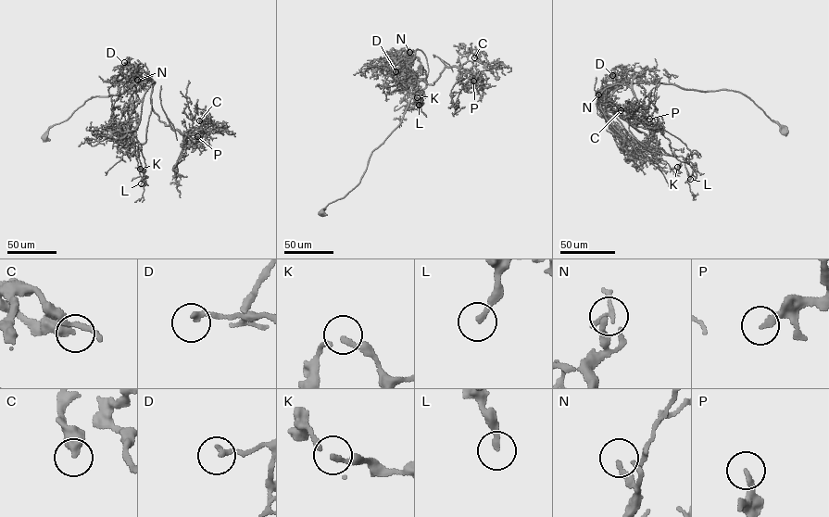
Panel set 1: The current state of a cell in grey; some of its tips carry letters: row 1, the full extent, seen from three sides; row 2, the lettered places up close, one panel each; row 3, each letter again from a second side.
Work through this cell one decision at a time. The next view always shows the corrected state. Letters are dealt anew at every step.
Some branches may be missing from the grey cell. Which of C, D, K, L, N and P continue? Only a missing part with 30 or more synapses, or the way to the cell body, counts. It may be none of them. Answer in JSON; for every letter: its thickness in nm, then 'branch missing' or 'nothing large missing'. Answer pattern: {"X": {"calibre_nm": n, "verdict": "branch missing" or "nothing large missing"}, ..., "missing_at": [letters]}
{"C": {"calibre_nm": 440, "verdict": "nothing large missing"}, "D": {"calibre_nm": 180, "verdict": "nothing large missing"}, "K": {"calibre_nm": 160, "verdict": "nothing large missing"}, "L": {"calibre_nm": 200, "verdict": "nothing large missing"}, "N": {"calibre_nm": 150, "verdict": "nothing large missing"}, "P": {"calibre_nm": 190, "verdict": "nothing large missing"}, "missing_at": []}

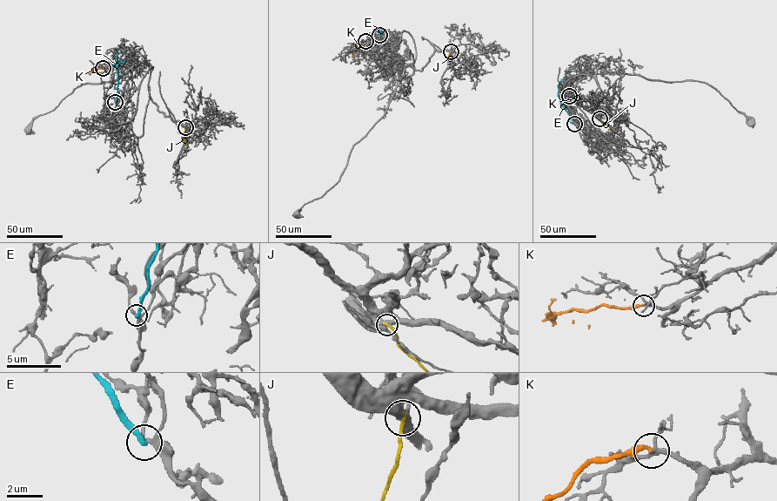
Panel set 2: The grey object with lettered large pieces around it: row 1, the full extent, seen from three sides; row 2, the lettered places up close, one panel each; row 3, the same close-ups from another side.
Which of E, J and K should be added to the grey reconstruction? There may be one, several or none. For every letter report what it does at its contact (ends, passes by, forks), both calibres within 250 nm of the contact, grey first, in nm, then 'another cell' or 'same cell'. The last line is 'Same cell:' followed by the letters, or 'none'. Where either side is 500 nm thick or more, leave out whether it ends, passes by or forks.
E: it ends; calibres 200 and 320 nm; another cell
J: it ends; calibres 400 and 200 nm; another cell
K: it ends; calibres 190 and 240 nm; same cell
Same cell: K

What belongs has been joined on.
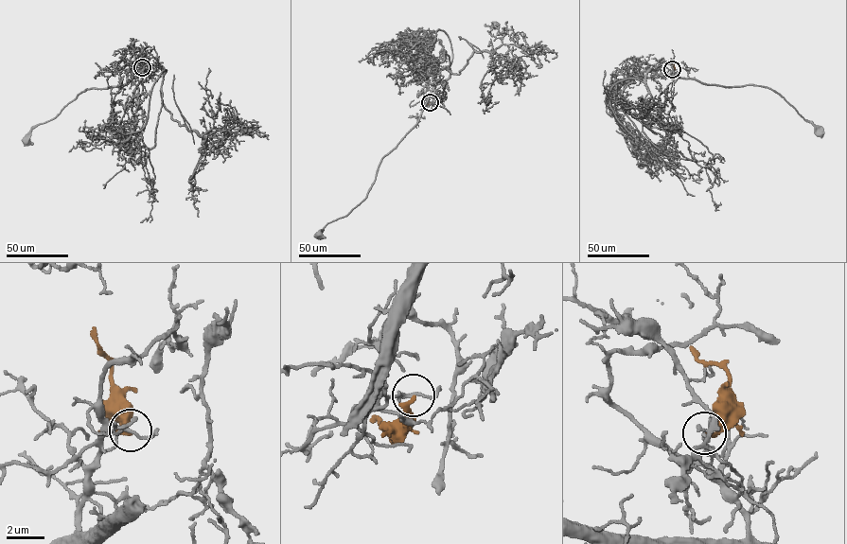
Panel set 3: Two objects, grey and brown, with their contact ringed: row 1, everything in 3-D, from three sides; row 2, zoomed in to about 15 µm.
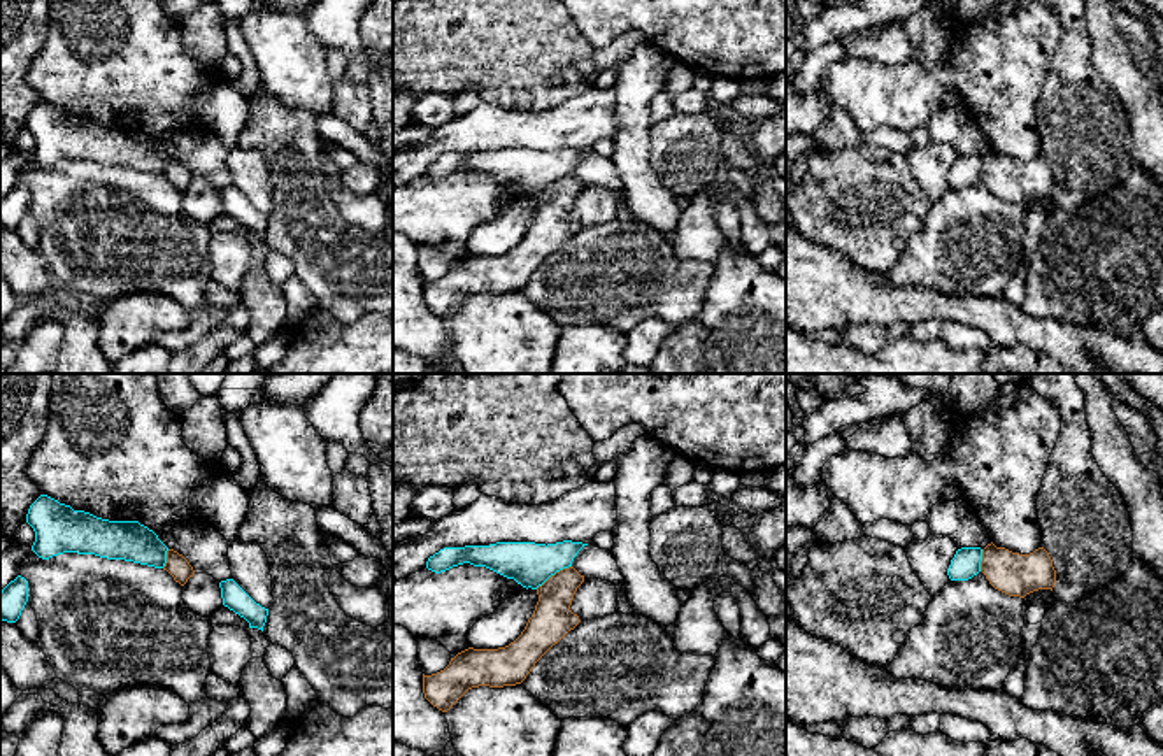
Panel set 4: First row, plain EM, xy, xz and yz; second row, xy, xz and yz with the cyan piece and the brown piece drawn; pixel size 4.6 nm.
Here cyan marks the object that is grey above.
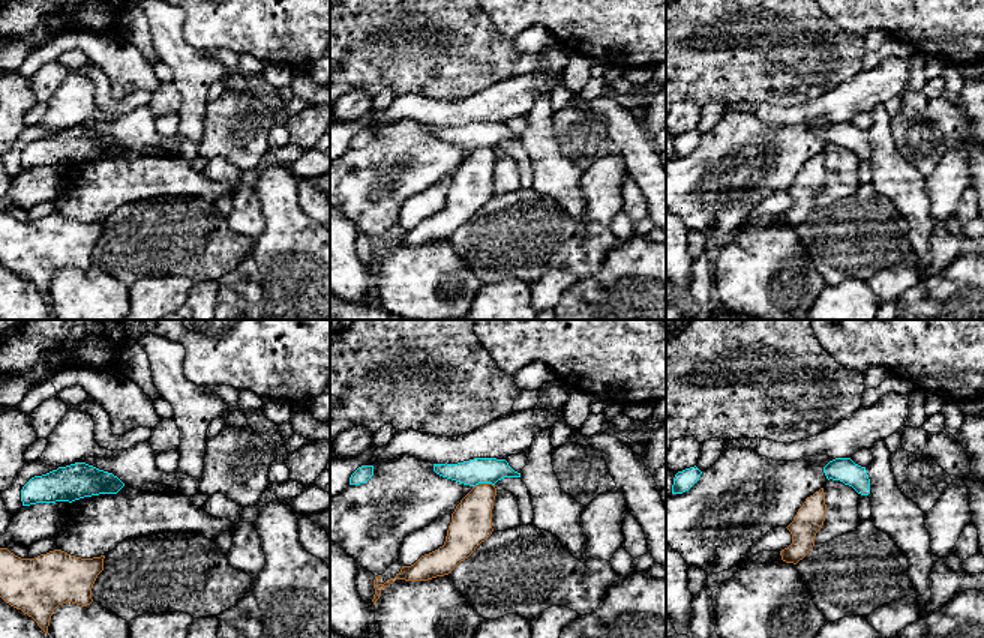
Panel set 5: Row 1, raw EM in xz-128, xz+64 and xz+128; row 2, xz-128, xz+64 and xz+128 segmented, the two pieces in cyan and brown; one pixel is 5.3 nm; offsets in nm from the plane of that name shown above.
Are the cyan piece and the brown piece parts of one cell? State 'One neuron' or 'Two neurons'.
Two neurons

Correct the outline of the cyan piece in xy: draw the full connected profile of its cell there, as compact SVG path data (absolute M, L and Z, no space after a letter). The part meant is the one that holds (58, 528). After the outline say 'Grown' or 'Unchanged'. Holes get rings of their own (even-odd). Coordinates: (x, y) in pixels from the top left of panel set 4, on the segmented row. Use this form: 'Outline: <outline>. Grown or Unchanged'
Outline: M40 495L28 509L35 531L32 551L49 560L63 553L95 554L154 568L167 563L168 547L139 521L109 521Z. Unchanged

